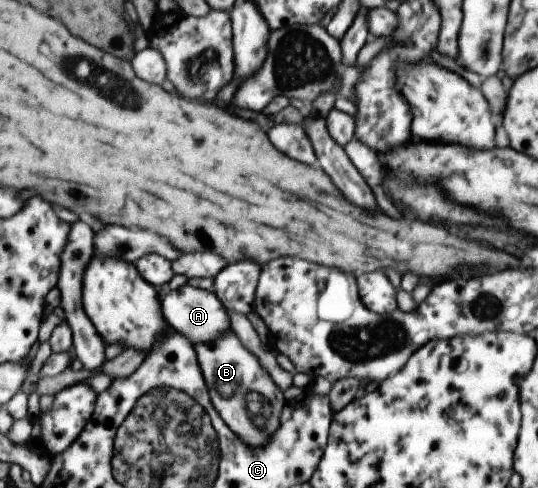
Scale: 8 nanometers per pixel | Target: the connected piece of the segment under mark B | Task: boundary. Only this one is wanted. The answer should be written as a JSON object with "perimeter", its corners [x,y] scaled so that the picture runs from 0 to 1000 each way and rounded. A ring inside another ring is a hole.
{"perimeter":[[[429,676],[416,678],[401,699],[361,707],[361,723],[375,760],[383,801],[390,809],[390,826],[398,830],[413,865],[455,912],[491,914],[517,879],[519,852],[530,826],[526,803]]]}

